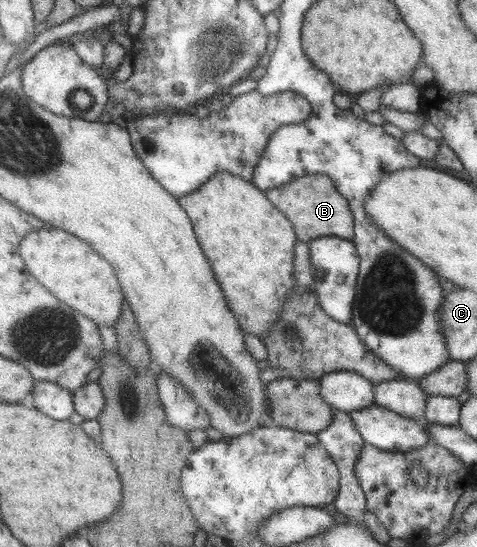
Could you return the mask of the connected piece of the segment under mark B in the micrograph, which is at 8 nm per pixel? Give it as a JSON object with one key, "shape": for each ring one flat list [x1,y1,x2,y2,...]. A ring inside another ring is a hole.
{"shape":[[305,175,279,187,268,189,265,196,283,212,293,225,297,241,308,243,318,236,335,235,345,240,353,237,353,217,347,201,337,193,327,175]]}

